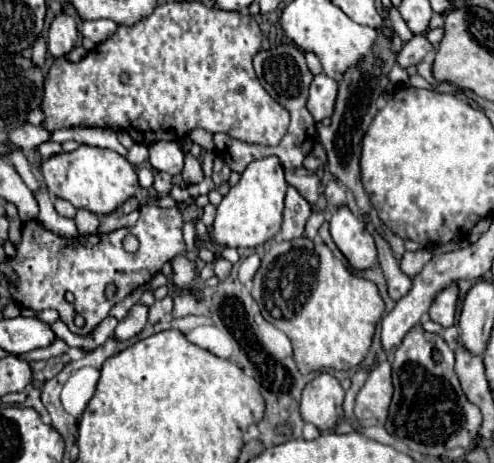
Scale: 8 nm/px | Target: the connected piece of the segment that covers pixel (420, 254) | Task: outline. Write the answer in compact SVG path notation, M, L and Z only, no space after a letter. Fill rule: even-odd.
M417 250L417 252L405 252L403 258L401 258L401 270L407 274L407 276L417 276L423 266L431 260L431 252L429 250Z

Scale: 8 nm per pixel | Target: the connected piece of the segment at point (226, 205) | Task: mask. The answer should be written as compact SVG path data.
M275 156L255 160L241 174L241 180L231 186L229 194L217 206L217 216L213 222L213 240L231 248L255 248L271 240L281 230L283 198L287 182L283 178L283 168Z

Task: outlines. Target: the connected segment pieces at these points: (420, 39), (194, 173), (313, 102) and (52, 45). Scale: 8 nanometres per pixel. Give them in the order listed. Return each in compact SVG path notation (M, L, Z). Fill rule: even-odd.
M415 35L411 42L407 42L403 46L403 50L397 54L397 62L407 68L411 64L417 64L417 62L423 61L429 53L433 51L433 46L427 40L425 36ZM419 46L419 48L417 48Z
M185 154L185 168L183 168L181 176L183 176L185 184L199 184L203 180L201 162L197 158L193 158L191 154Z
M319 74L313 78L309 86L309 98L307 98L307 110L313 114L315 122L321 122L323 118L329 118L335 106L335 92L337 82L325 74Z
M63 12L63 14L59 14L59 16L51 22L51 26L49 26L47 50L51 52L53 58L67 56L67 54L75 48L77 38L79 38L79 32L77 32L75 18Z

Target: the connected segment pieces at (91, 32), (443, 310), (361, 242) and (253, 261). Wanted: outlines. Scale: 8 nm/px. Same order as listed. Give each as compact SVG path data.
M91 20L91 22L83 22L83 26L81 26L81 34L85 38L89 38L93 44L101 44L115 30L117 30L117 24L111 20Z
M449 286L443 292L439 292L439 296L433 300L431 308L429 308L429 318L437 324L441 324L443 328L453 326L455 322L455 306L457 304L457 286Z
M339 206L333 214L331 222L331 236L343 256L349 260L353 268L365 270L371 268L377 260L377 250L373 236L367 232L363 220L349 210L349 206Z
M257 254L247 256L247 258L241 262L241 266L239 266L239 280L241 280L243 284L249 282L249 280L255 276L257 270L259 270L259 256L257 256Z

